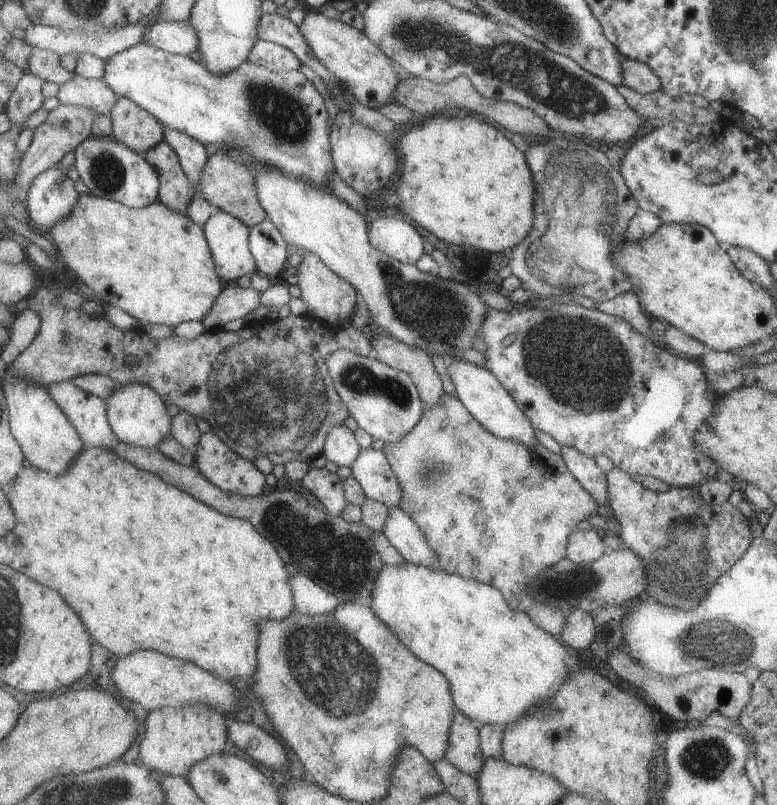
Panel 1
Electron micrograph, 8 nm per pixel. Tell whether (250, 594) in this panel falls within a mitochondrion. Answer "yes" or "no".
no

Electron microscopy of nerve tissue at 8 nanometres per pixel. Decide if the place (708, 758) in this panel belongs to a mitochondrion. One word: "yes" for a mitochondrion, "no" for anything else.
yes

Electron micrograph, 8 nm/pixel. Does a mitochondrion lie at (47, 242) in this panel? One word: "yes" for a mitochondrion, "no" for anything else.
no

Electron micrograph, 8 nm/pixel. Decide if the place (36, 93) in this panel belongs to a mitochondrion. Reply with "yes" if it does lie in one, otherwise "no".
no

